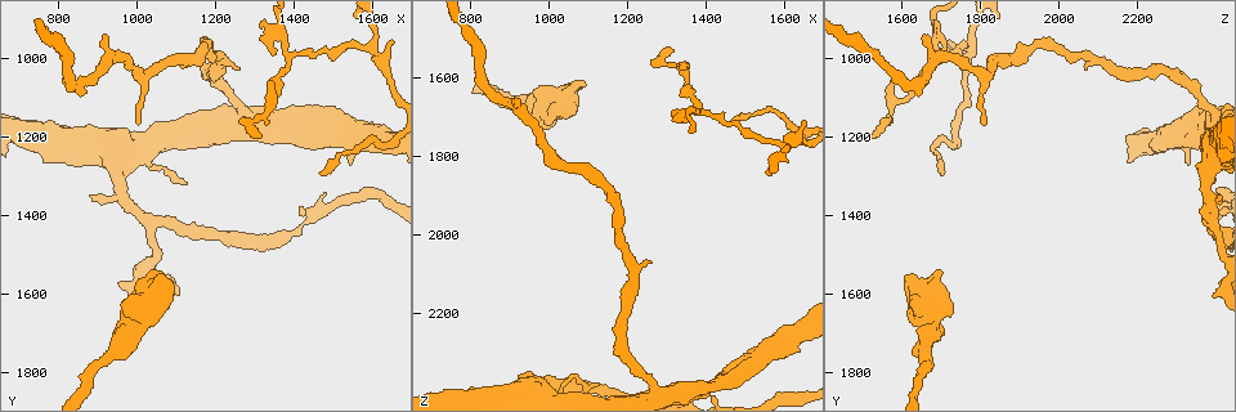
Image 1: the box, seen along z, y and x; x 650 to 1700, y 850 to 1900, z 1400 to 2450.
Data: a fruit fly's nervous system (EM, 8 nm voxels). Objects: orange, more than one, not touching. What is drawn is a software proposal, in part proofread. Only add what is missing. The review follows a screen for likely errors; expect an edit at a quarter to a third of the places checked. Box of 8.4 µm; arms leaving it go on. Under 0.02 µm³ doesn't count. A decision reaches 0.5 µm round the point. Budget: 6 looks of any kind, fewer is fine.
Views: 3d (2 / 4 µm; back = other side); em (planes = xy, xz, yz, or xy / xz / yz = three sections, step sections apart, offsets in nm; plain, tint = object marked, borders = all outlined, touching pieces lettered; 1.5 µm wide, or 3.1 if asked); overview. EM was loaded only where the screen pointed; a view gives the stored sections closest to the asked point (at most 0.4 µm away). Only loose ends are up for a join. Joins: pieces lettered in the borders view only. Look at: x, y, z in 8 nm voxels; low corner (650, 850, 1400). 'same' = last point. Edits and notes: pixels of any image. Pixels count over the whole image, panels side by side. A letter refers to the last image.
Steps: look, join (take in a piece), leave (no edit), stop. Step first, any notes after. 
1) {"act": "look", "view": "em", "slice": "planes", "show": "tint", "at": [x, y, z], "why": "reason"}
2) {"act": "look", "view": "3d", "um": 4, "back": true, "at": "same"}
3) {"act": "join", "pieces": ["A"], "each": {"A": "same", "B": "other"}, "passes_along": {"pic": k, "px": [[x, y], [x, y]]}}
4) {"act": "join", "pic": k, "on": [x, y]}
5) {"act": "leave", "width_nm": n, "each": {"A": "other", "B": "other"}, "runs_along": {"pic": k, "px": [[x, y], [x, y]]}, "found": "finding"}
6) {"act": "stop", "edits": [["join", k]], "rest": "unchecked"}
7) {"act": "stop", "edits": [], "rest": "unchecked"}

{"act": "look", "view": "3d", "um": 2, "at": [920, 930, 1655], "why": "free end"}

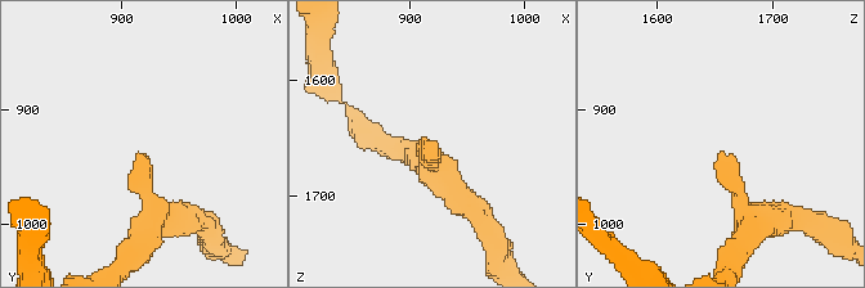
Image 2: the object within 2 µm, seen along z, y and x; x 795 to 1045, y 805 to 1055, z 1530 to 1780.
{"act": "look", "view": "em", "slice": "yz", "step": 8, "show": "borders", "at": [916, 934, 1654], "why": "now the EM"}

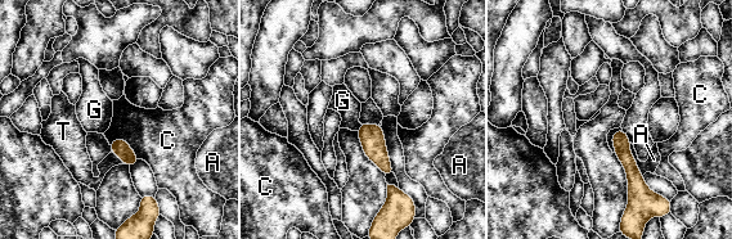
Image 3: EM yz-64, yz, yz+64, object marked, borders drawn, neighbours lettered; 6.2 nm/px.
{"act": "leave", "each": {"A": "other", "C": "other", "G": "other", "T": "other"}, "runs_along": {"pic": 3, "px": [[618, 134], [632, 170], [631, 192]]}, "found": "none of them fits"}

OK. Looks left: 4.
{"act": "look", "view": "3d", "um": 2, "at": [1005, 1165, 1805], "why": "thin end"}

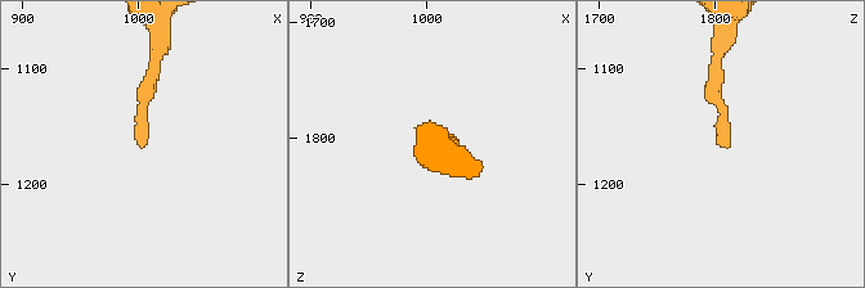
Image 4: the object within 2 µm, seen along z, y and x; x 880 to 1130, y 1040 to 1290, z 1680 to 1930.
{"act": "look", "view": "em", "slice": "yz", "step": 8, "show": "borders", "at": [1002, 1164, 1814], "why": "shape alone is not enough"}

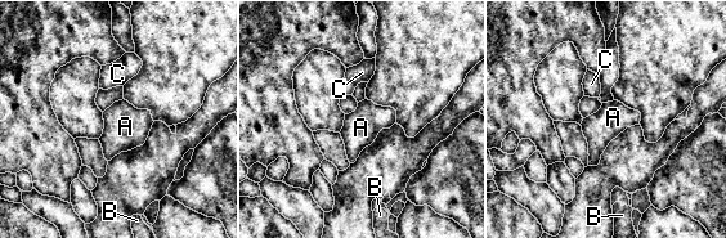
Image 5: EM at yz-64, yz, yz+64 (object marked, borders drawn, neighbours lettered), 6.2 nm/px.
{"act": "look", "view": "em", "slice": "planes", "show": "borders", "at": "same"}

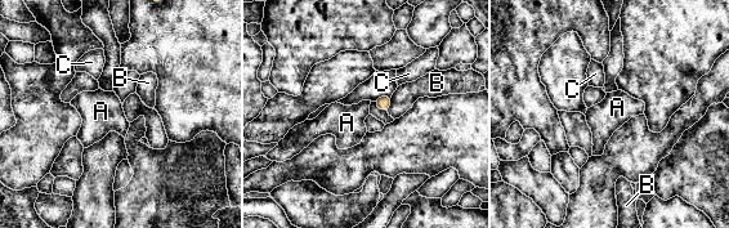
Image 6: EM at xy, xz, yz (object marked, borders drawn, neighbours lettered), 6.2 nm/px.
{"act": "leave", "each": {"A": "other", "B": "other", "C": "other"}, "border": {"pic": 6, "px": [[392, 97], [392, 104], [387, 111]]}, "found": "none of them fits"}

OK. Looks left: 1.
{"act": "look", "view": "em", "slice": "yz", "step": 8, "show": "borders", "at": [1470, 1290, 1705], "why": "free end"}

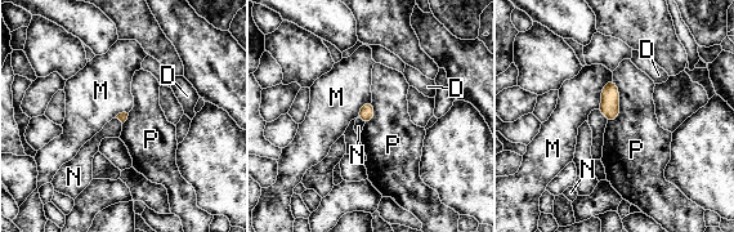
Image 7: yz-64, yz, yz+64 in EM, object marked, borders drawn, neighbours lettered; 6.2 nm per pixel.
{"act": "leave", "each": {"D": "other", "M": "other", "N": "other", "P": "other"}, "border": {"pic": 7, "px": [[612, 79], [602, 89], [598, 108]]}, "found": "none of them fits"}

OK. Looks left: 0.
{"act": "stop", "edits": [], "rest": "unchecked"}

